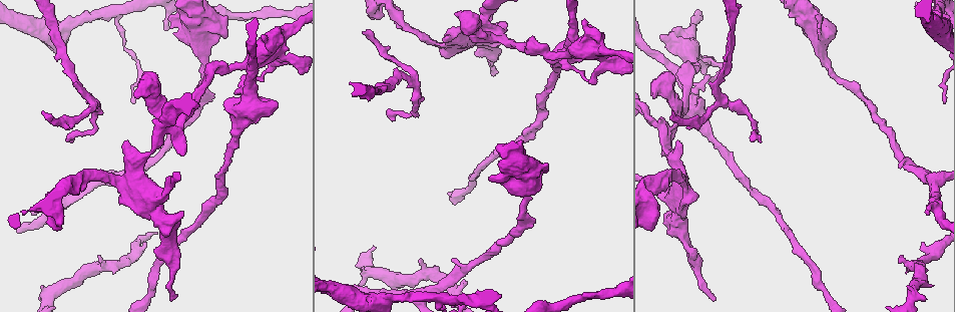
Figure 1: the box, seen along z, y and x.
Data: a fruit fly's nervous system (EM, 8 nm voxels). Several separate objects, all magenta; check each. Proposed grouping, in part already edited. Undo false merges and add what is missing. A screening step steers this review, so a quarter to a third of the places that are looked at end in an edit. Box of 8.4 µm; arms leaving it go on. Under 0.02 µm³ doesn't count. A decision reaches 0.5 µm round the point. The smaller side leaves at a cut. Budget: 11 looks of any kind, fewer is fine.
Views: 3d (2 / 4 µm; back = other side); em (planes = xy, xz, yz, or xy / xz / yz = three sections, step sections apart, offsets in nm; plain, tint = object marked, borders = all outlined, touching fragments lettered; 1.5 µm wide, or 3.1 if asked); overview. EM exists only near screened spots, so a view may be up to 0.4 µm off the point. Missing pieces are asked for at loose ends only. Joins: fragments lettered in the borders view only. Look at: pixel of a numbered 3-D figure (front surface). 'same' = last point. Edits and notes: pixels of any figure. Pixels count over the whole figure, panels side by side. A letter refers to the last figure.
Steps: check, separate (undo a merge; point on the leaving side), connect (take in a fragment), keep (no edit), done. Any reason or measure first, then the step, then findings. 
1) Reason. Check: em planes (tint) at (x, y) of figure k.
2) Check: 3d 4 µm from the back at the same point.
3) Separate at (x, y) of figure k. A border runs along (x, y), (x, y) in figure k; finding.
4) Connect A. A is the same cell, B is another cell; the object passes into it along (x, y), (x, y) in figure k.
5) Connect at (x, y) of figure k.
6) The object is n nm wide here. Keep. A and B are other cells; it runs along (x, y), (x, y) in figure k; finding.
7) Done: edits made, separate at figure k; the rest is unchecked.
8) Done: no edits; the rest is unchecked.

Narrows sharply. Check: em planes (borders) at (613, 57) of figure 1.

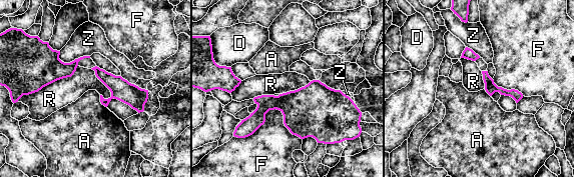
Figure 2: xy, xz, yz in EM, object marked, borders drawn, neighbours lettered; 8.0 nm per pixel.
Keep. A, D, F, R and Z are other cells; a border runs along (77, 65), (70, 76), (36, 92) in figure 2; continuous, no second neuron.

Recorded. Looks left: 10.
Branch stops here. Check: em xz step 4 (borders) at (168, 18) of figure 1.

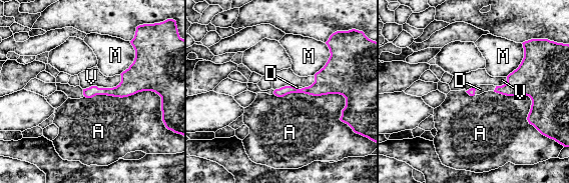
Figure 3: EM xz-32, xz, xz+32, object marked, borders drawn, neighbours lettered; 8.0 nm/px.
The longest contact is with A, 480 nm. Connect D. D is the same cell, A, M and V are other cells; the neuron continues.

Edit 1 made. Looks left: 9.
Check: 3d 2 µm at (901, 256) of figure 1.

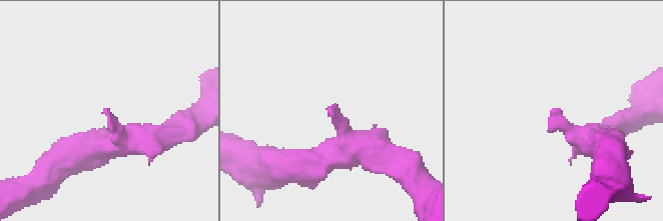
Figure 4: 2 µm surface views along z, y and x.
The arms are 280, 300 nm wide. Check: em planes (borders) at (555, 109) of figure 4.

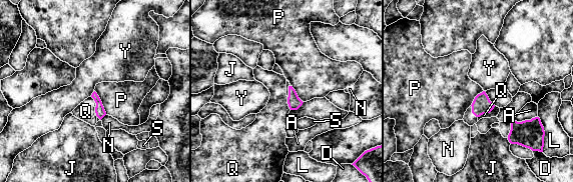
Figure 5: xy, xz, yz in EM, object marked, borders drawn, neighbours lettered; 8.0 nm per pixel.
The longest contact is with P, 220 nm. Keep. A, D, J, L, N, P, Q, S and Y are other cells; a border runs along (94, 91), (90, 96) in figure 5; no lettered fragment goes on from it.

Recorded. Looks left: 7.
Thin end. Check: em xy step 8 (borders) at (364, 31) of figure 1.

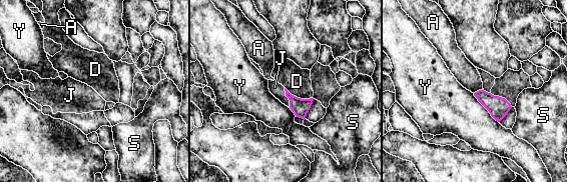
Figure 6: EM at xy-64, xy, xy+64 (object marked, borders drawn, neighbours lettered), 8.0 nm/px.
Check: em planes (borders) at the same point.

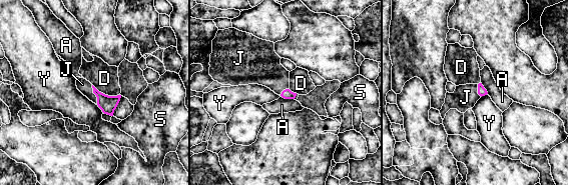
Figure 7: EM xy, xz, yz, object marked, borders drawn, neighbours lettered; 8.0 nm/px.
Connect J. J is the same cell, A, D, S and Y are other cells; the object passes into it along (107, 104), (95, 94), (85, 87) in figure 7; the neuron continues.

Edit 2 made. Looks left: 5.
Done: edits made, connect at figure 3, connect at figure 7; the rest is unchecked.

